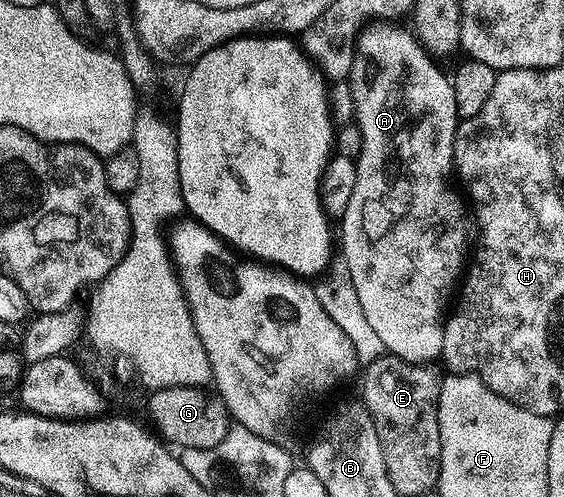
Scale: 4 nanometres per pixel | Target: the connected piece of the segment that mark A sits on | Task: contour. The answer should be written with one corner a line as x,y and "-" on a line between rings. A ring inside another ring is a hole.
382,23
367,24
359,32
357,57
348,78
350,97
354,100
353,120
360,127
362,150
356,158
356,188
340,219
340,257
348,263
348,275
352,275
352,287
356,287
360,308
364,310
368,324
376,331
380,343
384,343
386,353
405,361
434,363
441,358
444,343
442,308
446,305
446,296
455,292
456,282
463,276
464,262
468,257
468,209
463,198
458,198
450,190
450,177
452,181
455,172
454,136
460,120
456,111
456,91
453,80
442,74
438,66
441,64
423,51
422,44
409,28
378,24
-
374,165
386,165
387,171
394,177
402,173
402,181
374,181
370,174

